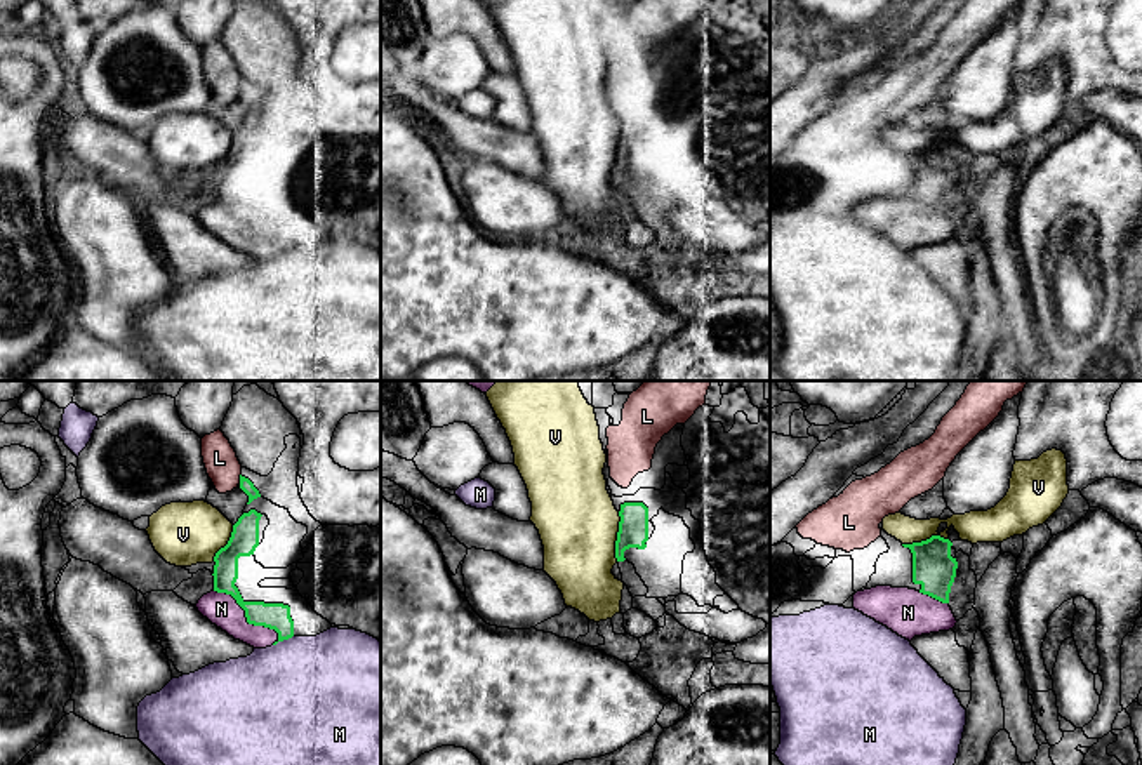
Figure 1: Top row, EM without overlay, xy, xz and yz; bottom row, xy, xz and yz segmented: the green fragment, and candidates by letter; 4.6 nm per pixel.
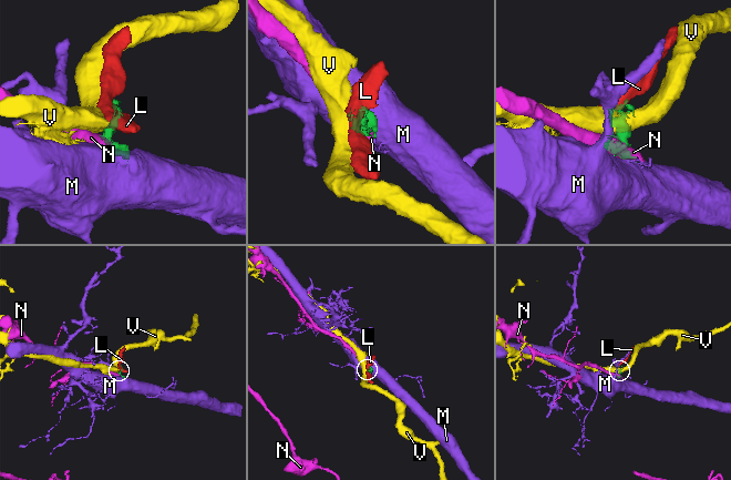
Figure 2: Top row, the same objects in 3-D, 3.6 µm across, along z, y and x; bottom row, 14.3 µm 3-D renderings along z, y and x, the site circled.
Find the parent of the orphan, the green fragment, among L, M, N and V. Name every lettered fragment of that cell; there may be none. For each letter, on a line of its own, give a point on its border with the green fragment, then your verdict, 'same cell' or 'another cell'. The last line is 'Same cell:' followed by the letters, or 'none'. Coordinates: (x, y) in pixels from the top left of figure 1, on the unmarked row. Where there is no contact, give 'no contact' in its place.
L: meets green in xy at (240, 89); another cell
M: meets green in xy at (282, 251); another cell
N: meets green in xy at (245, 226); same cell
V: meets green in xz at (617, 146); another cell
Same cell: N

